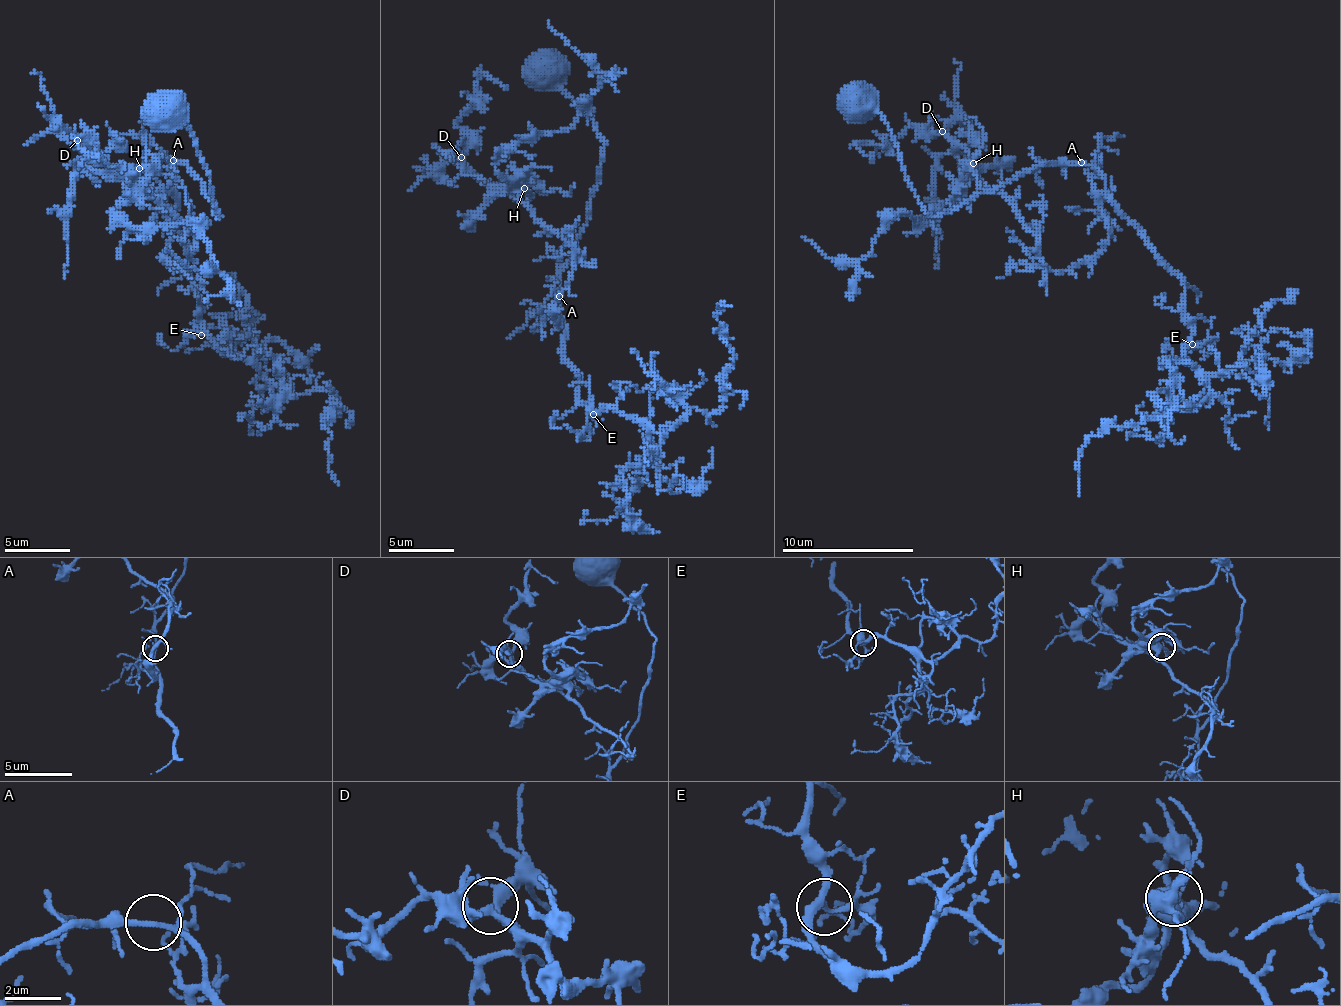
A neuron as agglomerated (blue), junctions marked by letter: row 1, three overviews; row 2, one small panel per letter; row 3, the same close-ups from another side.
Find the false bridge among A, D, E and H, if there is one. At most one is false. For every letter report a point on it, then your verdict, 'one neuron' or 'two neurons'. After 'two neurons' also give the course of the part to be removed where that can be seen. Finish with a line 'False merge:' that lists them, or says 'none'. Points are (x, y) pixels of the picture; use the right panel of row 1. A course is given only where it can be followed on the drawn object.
A: at (1081, 162); one neuron
D: at (942, 131); one neuron
E: at (1192, 344); one neuron
H: at (973, 163); one neuron
False merge: none

